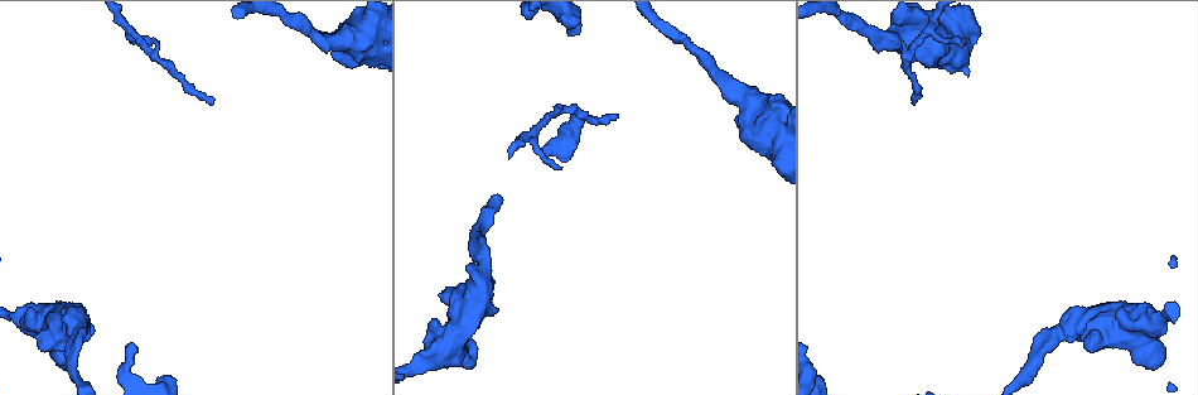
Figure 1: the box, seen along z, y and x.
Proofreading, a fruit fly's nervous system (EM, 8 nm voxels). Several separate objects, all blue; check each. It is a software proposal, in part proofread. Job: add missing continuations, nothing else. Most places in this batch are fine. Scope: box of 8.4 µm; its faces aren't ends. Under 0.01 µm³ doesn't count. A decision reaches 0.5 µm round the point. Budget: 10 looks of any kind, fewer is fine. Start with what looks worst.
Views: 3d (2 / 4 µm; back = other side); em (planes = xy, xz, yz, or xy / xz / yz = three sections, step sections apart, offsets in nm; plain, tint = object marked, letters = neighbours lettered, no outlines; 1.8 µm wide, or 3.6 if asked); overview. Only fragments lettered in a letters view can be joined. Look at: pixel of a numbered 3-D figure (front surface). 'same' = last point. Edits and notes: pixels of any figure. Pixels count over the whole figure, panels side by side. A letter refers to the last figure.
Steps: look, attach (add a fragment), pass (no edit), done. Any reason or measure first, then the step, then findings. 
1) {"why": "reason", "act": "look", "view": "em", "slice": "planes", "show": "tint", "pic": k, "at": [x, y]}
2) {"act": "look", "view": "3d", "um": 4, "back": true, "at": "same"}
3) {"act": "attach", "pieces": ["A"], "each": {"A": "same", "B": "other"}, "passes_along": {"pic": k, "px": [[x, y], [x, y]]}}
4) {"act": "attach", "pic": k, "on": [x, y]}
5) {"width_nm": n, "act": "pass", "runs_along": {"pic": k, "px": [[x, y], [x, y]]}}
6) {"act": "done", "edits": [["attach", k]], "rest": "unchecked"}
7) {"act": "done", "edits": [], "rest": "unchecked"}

{"why": "thick end", "act": "look", "view": "em", "slice": "planes", "show": "letters", "pic": 1, "at": [474, 358]}

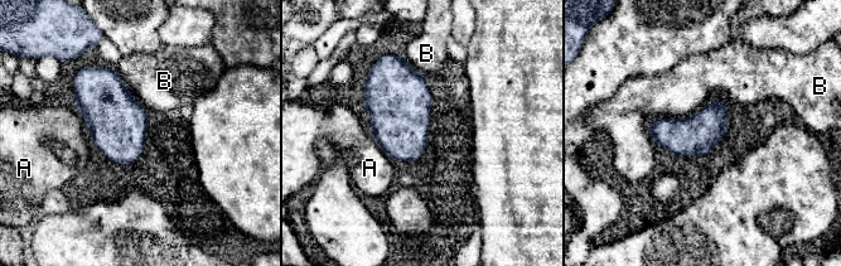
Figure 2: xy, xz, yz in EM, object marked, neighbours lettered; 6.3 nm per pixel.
{"width_nm": 260, "act": "pass", "each": {"A": "other", "B": "other"}, "border": {"pic": 2, "px": [[728, 105], [655, 119], [647, 131]]}, "found": "no lettered fragment goes on from it"}

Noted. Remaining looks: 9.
{"why": "an open end", "act": "look", "view": "em", "slice": "planes", "show": "letters", "pic": 1, "at": [820, 375]}

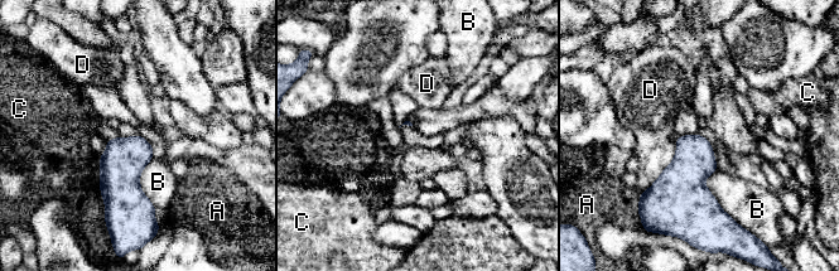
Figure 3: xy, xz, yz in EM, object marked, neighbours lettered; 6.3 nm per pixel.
{"longest_contact_nm": ["D", 400], "act": "pass", "each": {"A": "other", "B": "other", "C": "other", "D": "other"}, "found": "no lettered fragment goes on from it"}

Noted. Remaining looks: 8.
{"act": "look", "view": "3d", "um": 4, "pic": 1, "at": [213, 102]}

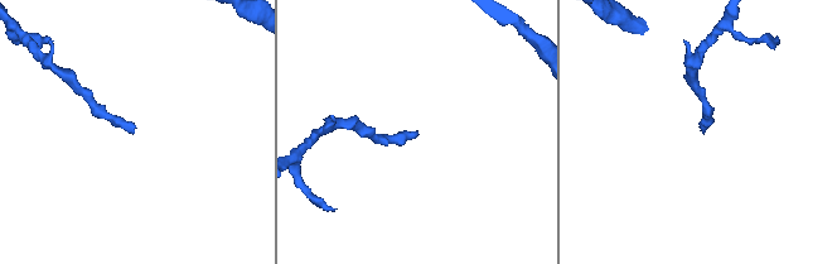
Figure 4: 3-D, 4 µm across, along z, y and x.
{"why": "now the EM", "act": "look", "view": "em", "slice": "xy", "step": 8, "show": "letters", "pic": 4, "at": [414, 137]}

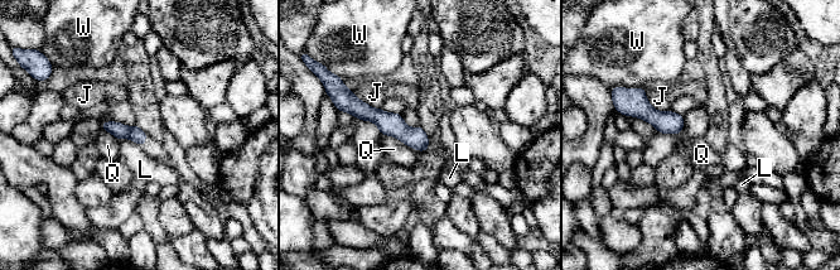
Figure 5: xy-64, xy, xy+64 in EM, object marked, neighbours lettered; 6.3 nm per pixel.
{"why": "another direction", "act": "look", "view": "em", "slice": "planes", "show": "letters", "at": "same"}

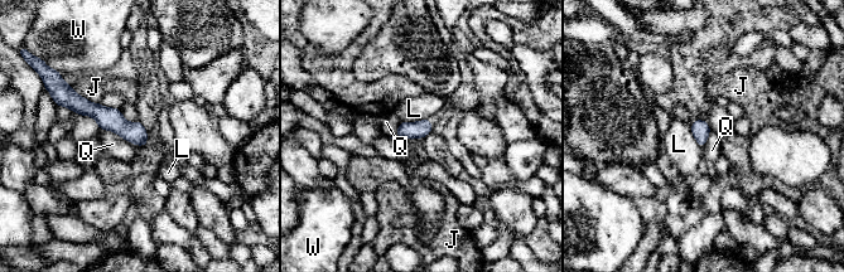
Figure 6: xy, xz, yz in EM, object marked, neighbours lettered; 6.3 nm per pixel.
{"act": "pass", "each": {"J": "other", "L": "other", "Q": "other", "W": "other"}, "border": {"pic": 6, "px": [[390, 136], [423, 139]]}, "found": "no lettered fragment goes on from it"}

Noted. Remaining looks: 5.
{"why": "an open end", "act": "look", "view": "3d", "um": 2, "back": true, "pic": 1, "at": [562, 167]}

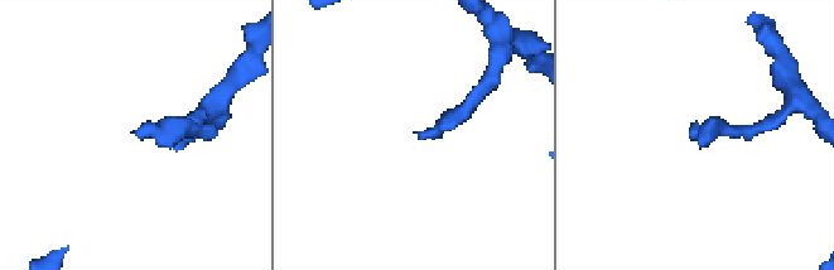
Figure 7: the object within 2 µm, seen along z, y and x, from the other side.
{"act": "look", "view": "em", "slice": "xz", "step": 4, "show": "letters", "pic": 7, "at": [691, 137]}

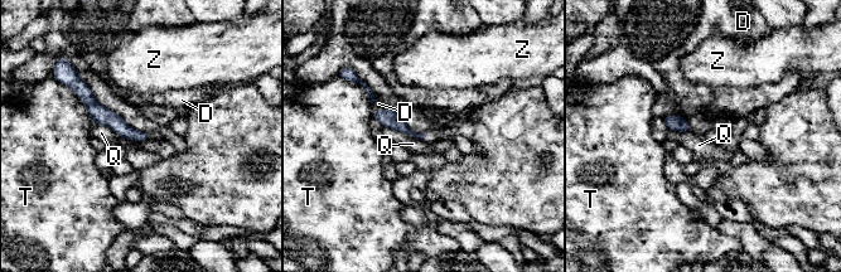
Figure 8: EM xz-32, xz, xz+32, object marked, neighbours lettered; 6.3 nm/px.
{"why": "another direction", "act": "look", "view": "em", "slice": "planes", "show": "letters", "at": "same"}

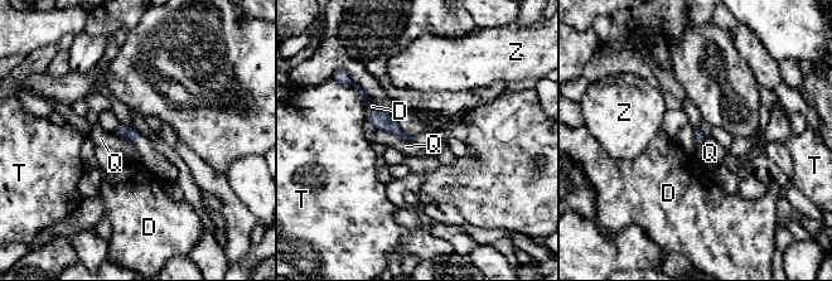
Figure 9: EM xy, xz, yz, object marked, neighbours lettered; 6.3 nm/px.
{"longest_contact_nm": ["Q", 300], "act": "pass", "each": {"D": "other", "Q": "other", "T": "other", "Z": "other"}, "border": {"pic": 9, "px": [[377, 127], [409, 137], [420, 145]]}, "found": "no lettered fragment goes on from it"}

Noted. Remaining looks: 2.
{"act": "done", "edits": [], "rest": "unchecked"}

